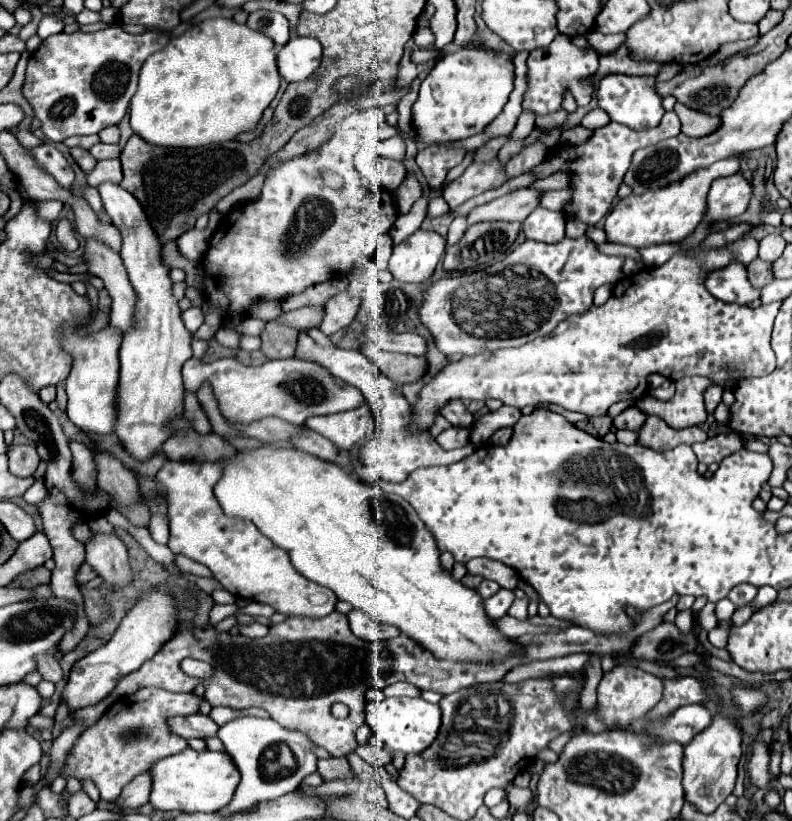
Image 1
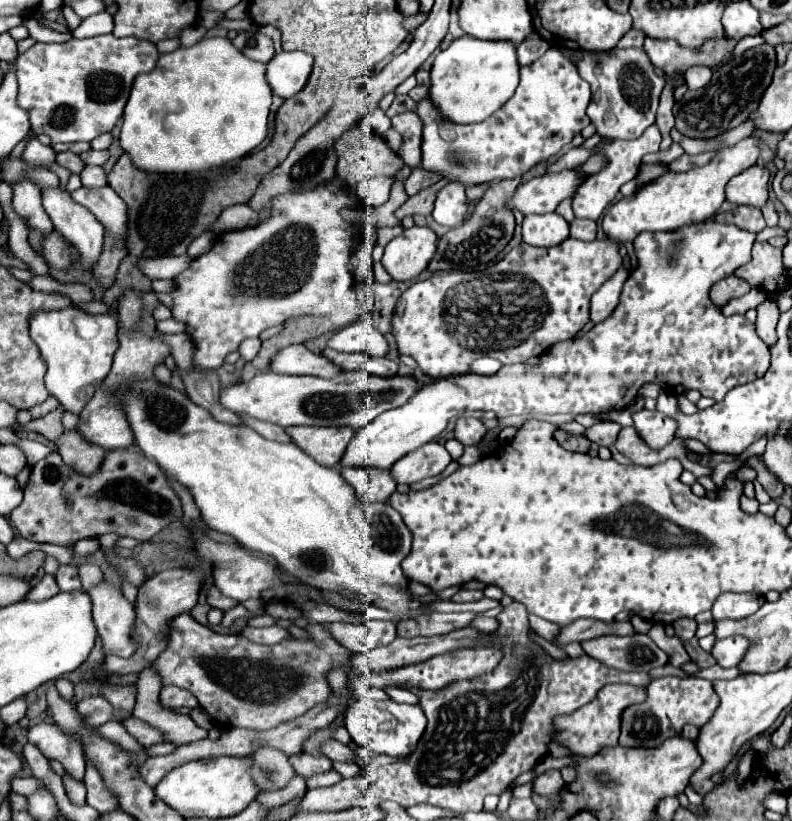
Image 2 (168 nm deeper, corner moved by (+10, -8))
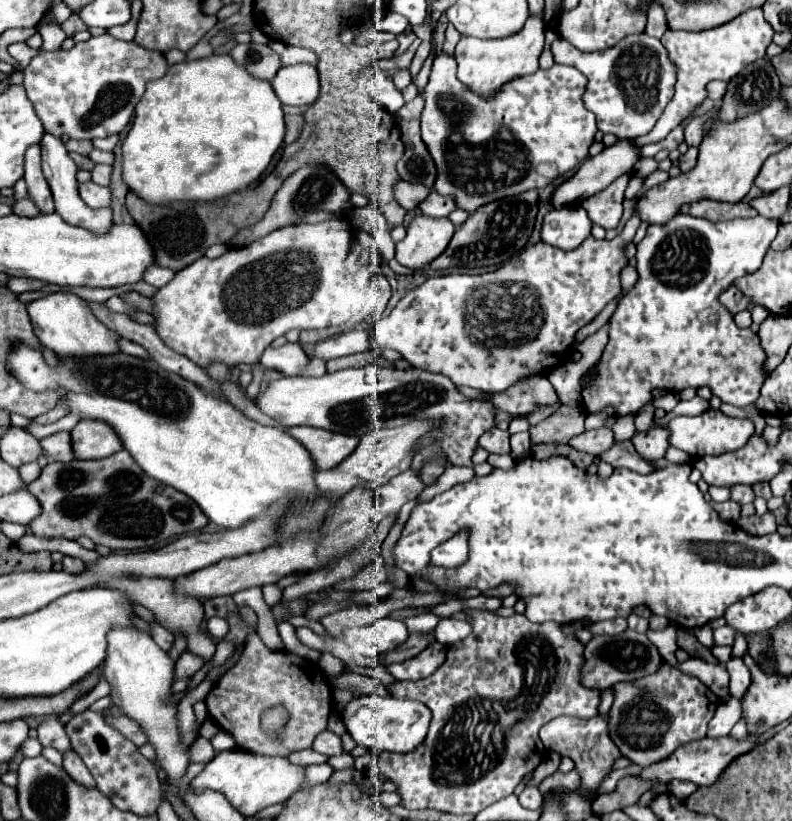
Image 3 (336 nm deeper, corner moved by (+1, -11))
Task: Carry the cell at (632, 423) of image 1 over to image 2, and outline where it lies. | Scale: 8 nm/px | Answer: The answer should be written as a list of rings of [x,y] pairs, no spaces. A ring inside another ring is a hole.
[[[597,422],[591,428],[585,428],[583,436],[599,446],[611,446],[617,440],[621,426],[617,422]]]

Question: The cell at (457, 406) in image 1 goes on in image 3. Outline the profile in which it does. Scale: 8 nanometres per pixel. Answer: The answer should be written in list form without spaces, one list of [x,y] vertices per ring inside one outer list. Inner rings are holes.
[[[498,427],[488,429],[486,433],[480,435],[478,445],[486,449],[488,453],[508,453],[510,443],[508,443],[508,431],[500,431]]]

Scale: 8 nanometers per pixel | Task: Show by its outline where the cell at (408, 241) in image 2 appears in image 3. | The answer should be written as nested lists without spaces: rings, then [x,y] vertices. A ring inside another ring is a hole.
[[[416,215],[406,229],[406,237],[396,243],[396,261],[412,271],[420,271],[446,249],[452,233],[454,225],[450,219]]]

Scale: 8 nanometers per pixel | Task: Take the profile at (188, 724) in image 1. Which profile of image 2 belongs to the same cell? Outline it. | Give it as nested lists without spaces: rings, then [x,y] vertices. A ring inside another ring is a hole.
[[[129,716],[129,718],[125,718],[121,724],[123,724],[125,730],[127,730],[141,746],[145,746],[145,748],[151,746],[151,744],[163,742],[161,732],[155,730],[155,728],[151,728],[151,726],[149,726],[147,722],[143,722],[143,720],[137,720],[137,718]]]

